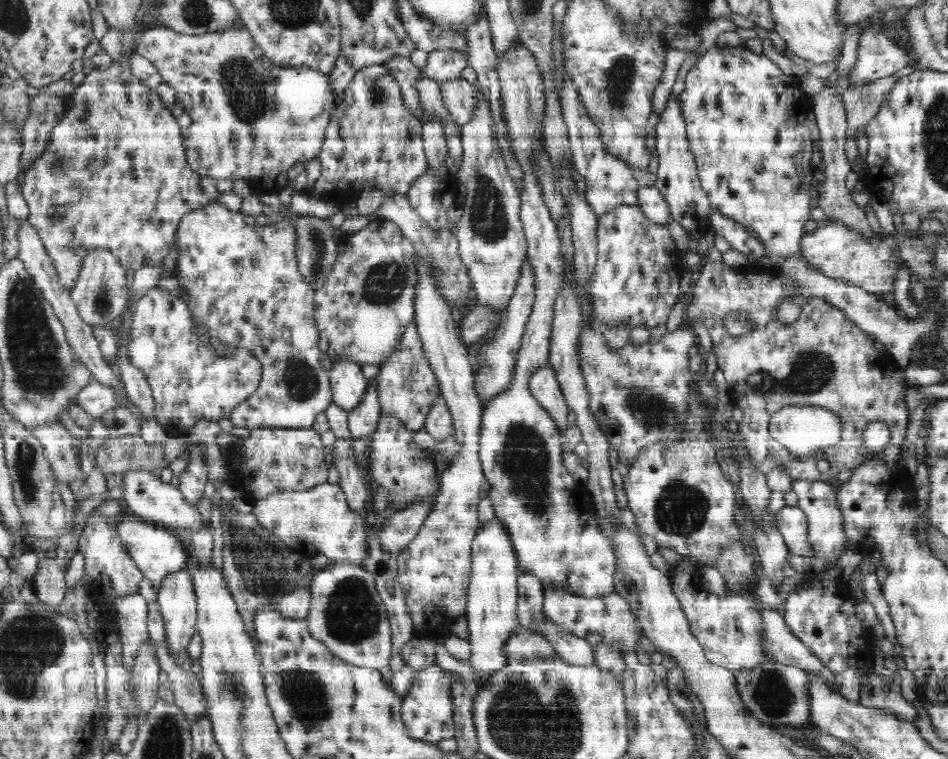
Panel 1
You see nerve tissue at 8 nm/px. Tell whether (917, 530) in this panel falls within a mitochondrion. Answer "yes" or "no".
no

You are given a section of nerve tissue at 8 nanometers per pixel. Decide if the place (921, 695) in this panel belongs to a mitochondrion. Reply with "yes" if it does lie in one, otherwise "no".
no

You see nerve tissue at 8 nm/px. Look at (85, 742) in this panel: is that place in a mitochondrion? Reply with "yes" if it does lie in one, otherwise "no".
no

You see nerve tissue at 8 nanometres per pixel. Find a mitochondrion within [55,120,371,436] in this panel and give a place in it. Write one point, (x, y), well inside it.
(302, 381)

